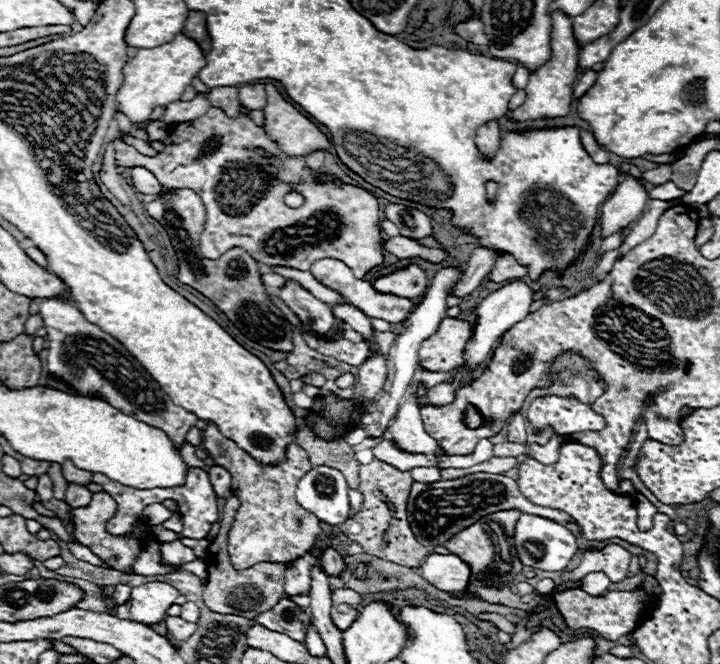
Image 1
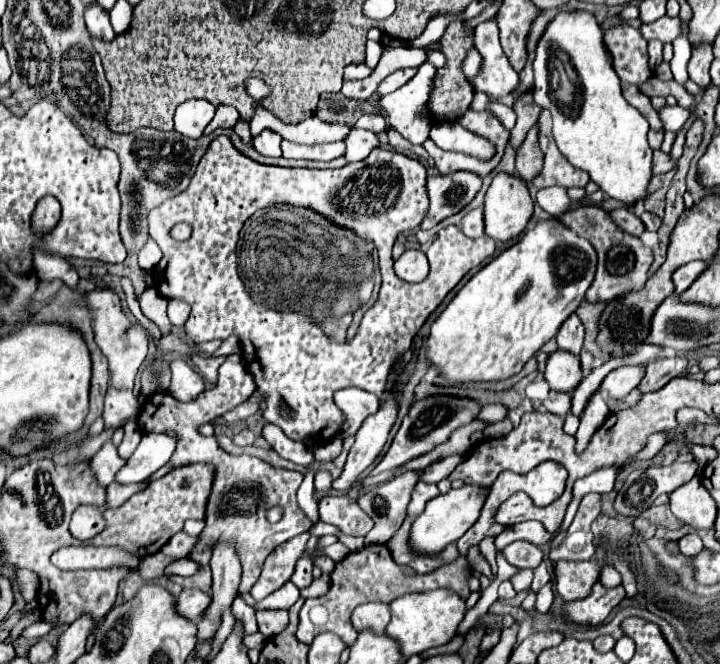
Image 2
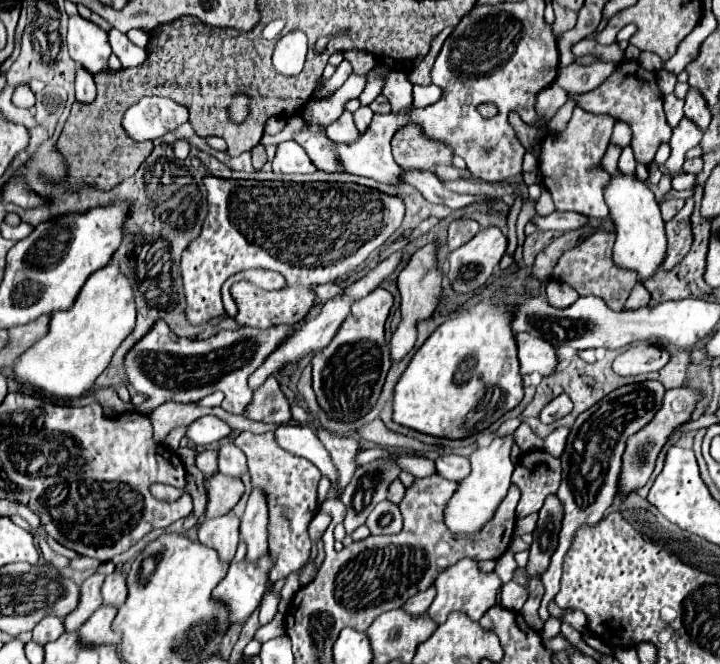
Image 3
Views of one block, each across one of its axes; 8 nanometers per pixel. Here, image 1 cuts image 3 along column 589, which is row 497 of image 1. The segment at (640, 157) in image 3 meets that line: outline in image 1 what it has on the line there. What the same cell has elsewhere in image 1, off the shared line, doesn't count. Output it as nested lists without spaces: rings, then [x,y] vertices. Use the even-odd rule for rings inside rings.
[[[96,492],[92,494],[92,502],[86,506],[86,508],[74,508],[72,510],[72,524],[74,524],[74,536],[80,544],[88,546],[96,556],[100,556],[104,562],[108,562],[110,566],[114,566],[116,570],[122,570],[122,572],[128,572],[126,568],[132,566],[132,562],[138,558],[140,550],[142,550],[142,544],[138,538],[130,536],[128,540],[126,538],[118,538],[118,536],[112,536],[106,532],[104,524],[108,518],[114,516],[114,510],[116,510],[116,504],[114,500],[106,494],[106,492]]]

